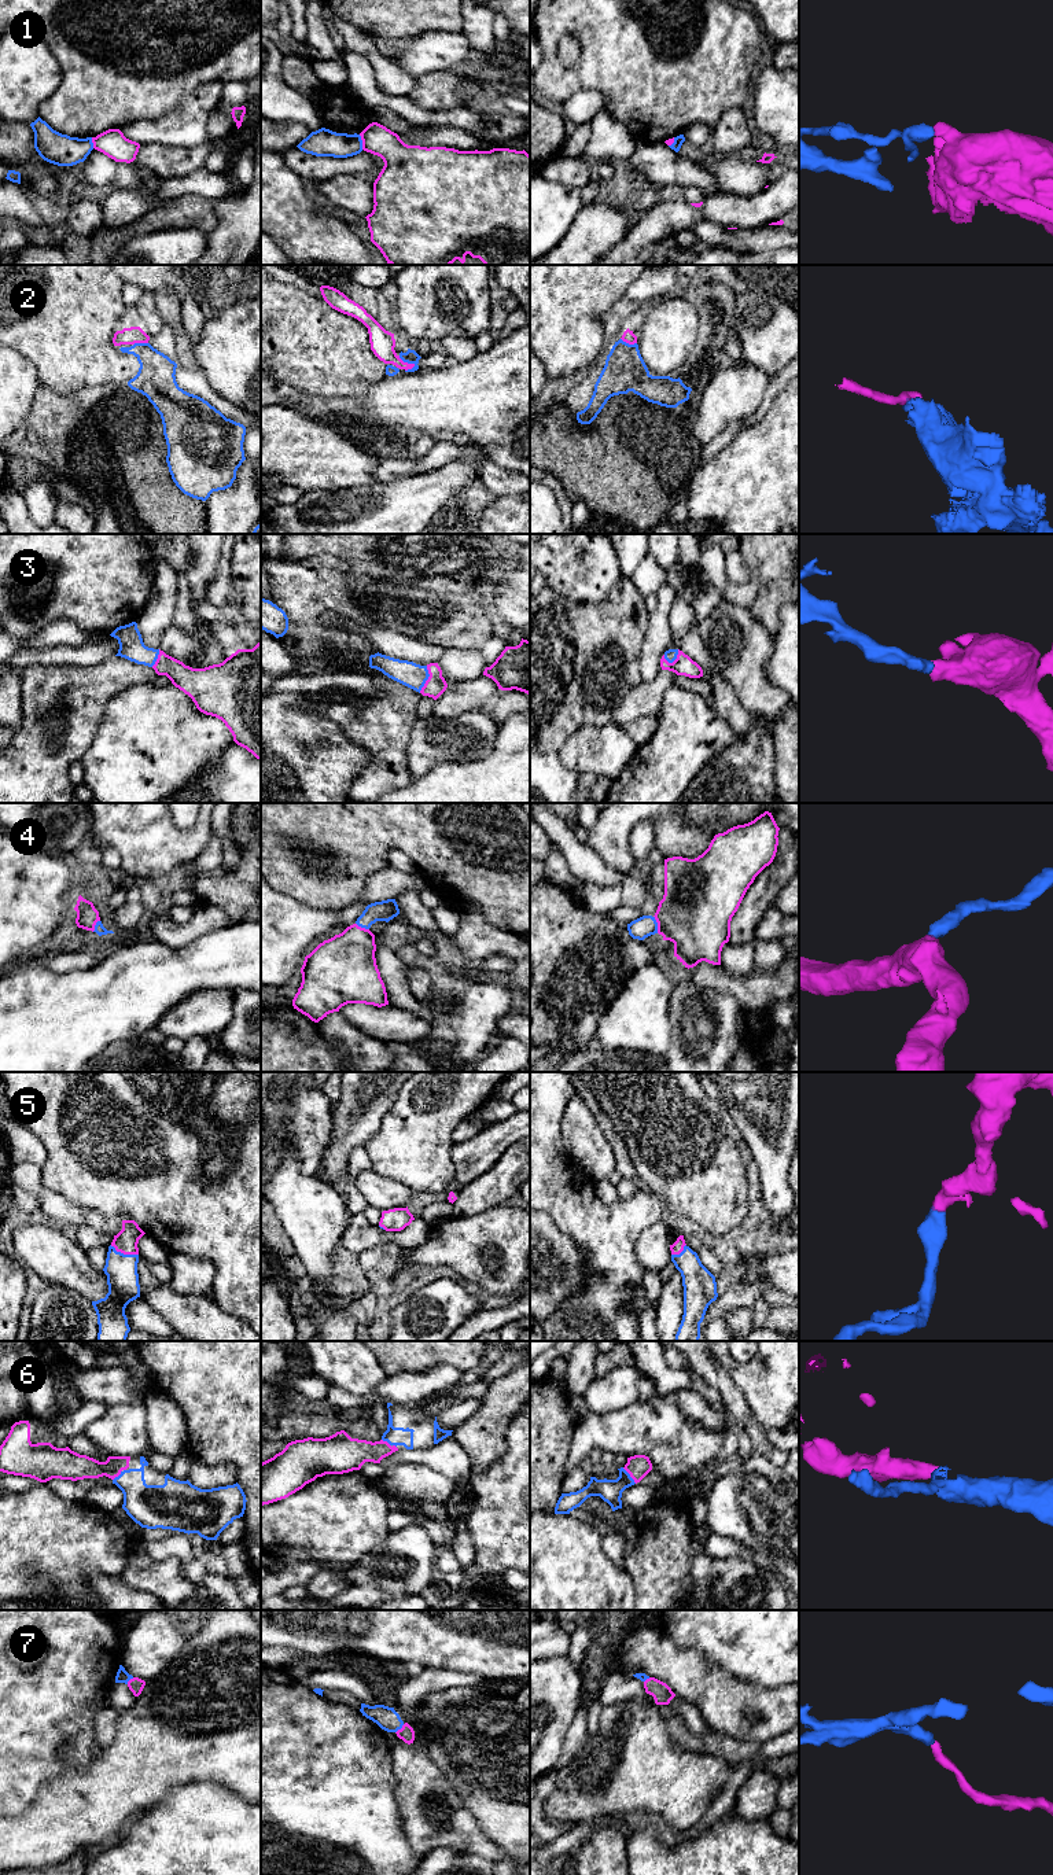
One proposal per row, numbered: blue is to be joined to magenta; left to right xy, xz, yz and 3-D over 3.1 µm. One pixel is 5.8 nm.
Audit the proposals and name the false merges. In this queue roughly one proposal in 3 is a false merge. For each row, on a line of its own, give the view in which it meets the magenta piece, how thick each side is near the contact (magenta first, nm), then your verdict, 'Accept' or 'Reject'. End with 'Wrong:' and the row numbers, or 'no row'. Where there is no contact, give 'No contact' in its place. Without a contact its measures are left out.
1: Touches magenta in xz. Thickness 190 nm (magenta) against 160 nm. Reject
2: Touches magenta in xz. Thickness 140 nm (magenta) against 80 nm. Reject
3: Touches magenta in xz. Thickness 120 nm (magenta) against 150 nm. Accept
4: Touches magenta in yz. Thickness 420 nm (magenta) against 120 nm. Accept
5: Touches magenta in xy. Thickness 140 nm (magenta) against 190 nm. Accept
6: Touches magenta in yz. Thickness 140 nm (magenta) against 140 nm. Accept
7: Touches magenta in xz. Thickness 90 nm (magenta) against 140 nm. Accept
Wrong: 1, 2

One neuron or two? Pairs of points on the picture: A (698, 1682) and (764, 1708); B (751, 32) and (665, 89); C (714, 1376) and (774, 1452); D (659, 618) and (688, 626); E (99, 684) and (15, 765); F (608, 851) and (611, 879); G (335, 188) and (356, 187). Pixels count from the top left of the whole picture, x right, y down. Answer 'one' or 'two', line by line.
A: one
B: one
C: one
D: two
E: one
F: two
G: one

